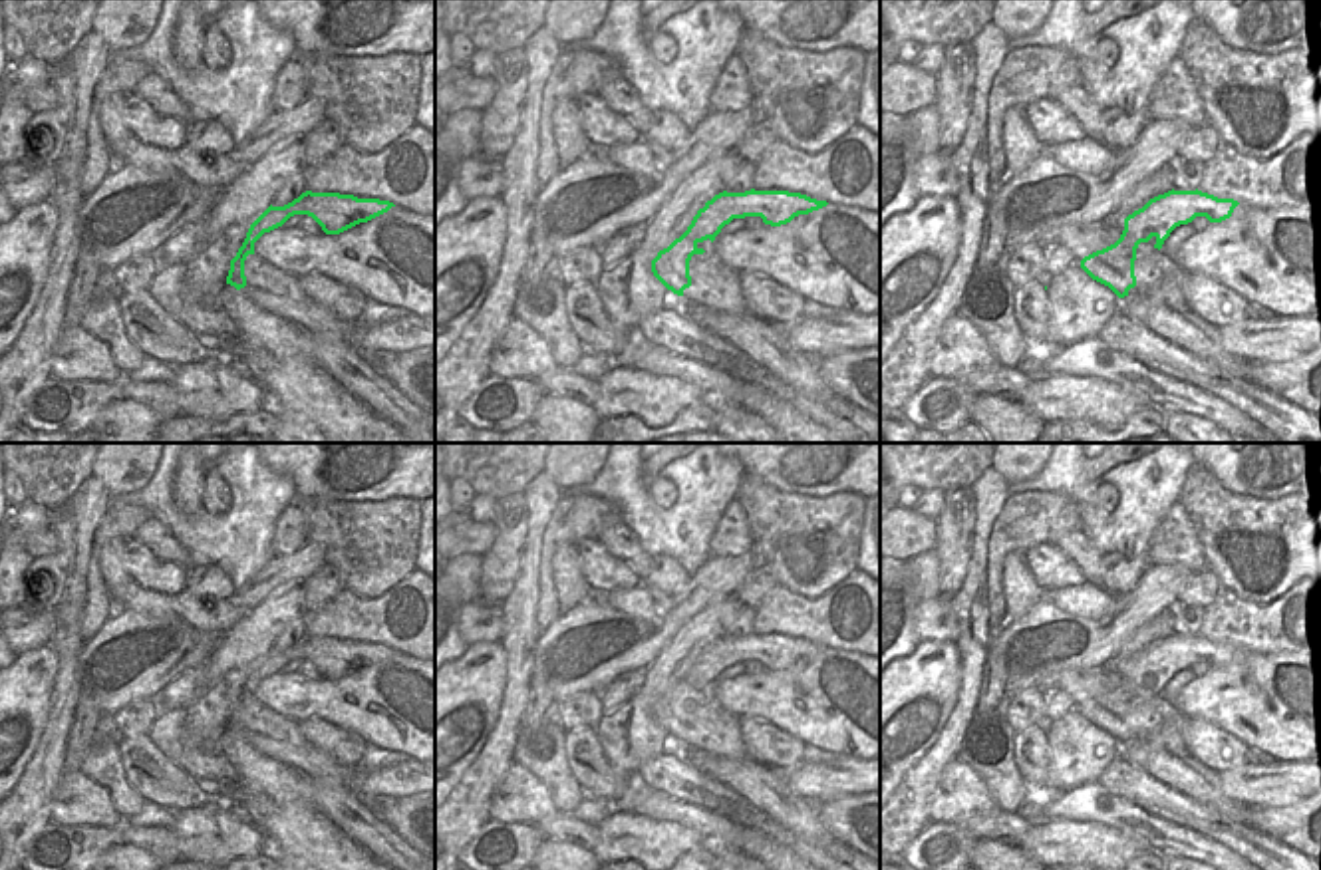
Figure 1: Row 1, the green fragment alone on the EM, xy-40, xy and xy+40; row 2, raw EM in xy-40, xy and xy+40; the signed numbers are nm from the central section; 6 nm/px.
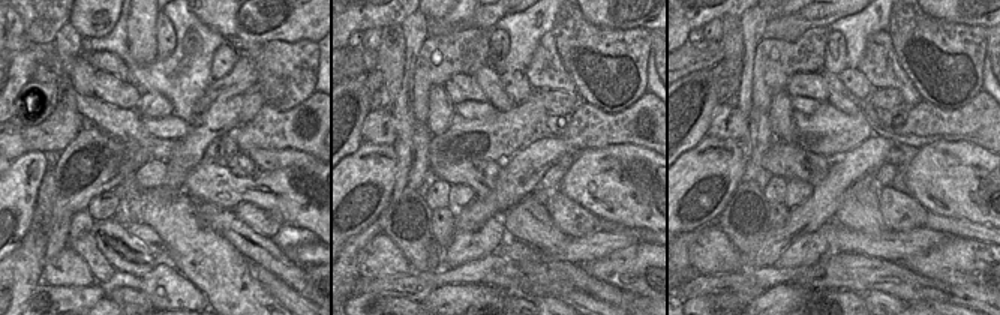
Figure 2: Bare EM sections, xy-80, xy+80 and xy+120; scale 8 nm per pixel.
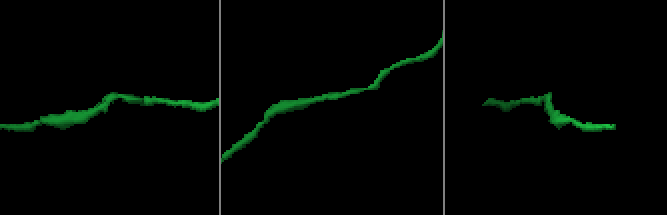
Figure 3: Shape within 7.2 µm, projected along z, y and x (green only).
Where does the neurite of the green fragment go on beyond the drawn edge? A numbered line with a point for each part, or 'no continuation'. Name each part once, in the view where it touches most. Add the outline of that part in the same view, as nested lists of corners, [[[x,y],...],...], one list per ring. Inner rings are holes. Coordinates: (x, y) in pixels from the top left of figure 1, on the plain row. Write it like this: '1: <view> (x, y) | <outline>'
no continuation

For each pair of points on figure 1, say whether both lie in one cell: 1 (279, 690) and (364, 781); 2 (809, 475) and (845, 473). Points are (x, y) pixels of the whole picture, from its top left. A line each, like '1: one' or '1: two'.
1: two
2: one

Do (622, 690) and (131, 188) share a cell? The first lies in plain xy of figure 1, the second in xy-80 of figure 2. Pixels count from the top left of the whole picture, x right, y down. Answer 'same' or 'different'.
different

